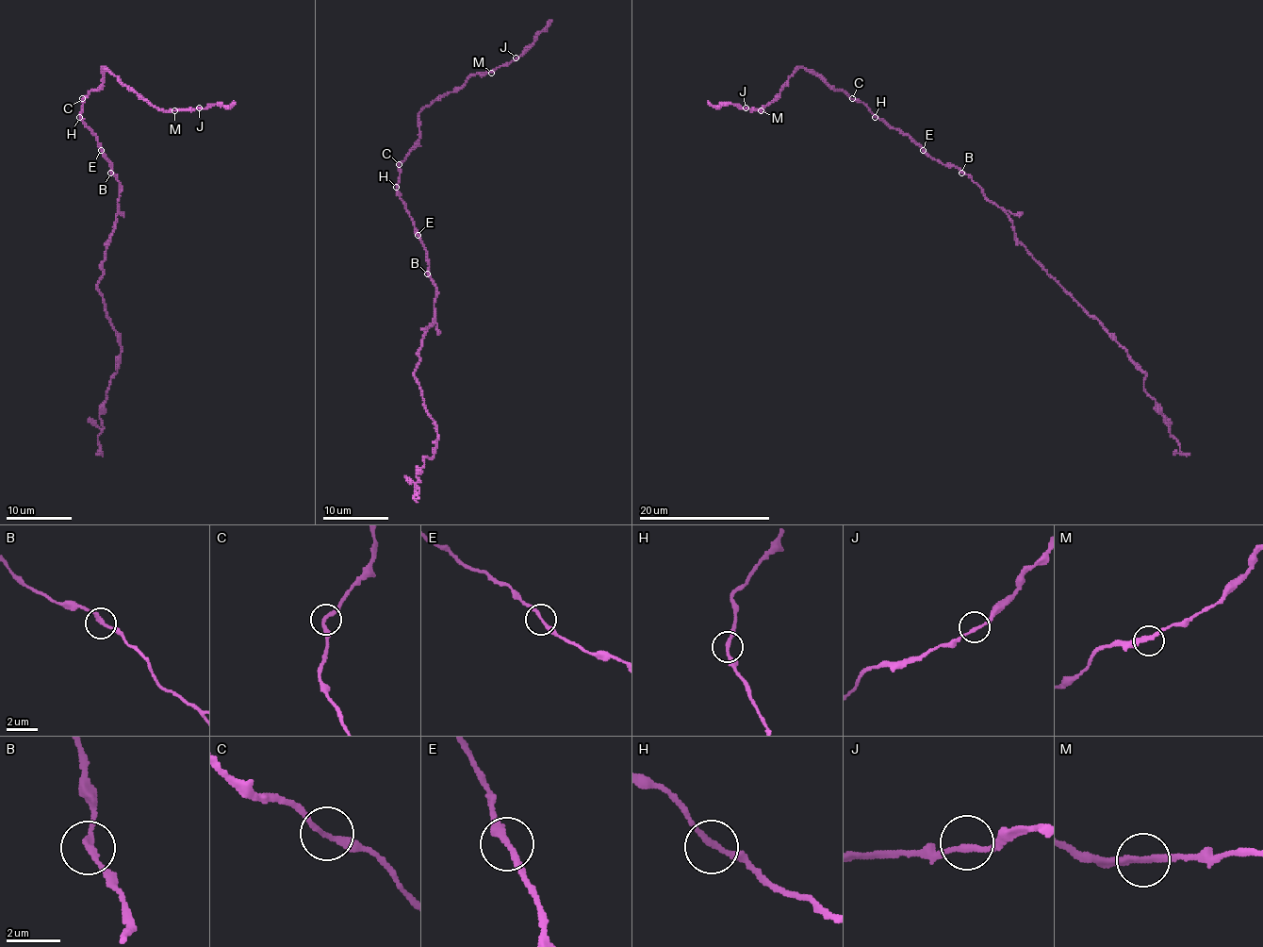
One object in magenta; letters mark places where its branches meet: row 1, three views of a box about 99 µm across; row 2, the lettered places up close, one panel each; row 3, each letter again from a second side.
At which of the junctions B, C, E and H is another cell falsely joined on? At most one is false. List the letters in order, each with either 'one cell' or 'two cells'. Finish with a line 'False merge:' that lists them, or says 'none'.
B: one cell
C: one cell
E: one cell
H: one cell
False merge: none

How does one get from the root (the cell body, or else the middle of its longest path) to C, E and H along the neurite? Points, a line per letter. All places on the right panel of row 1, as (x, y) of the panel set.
C: (961, 171), (932, 159), (908, 135), (890, 128), (861, 102), (852, 99)
E: (961, 171), (932, 159), (923, 150)
H: (961, 171), (932, 159), (908, 135), (890, 128), (875, 117)

